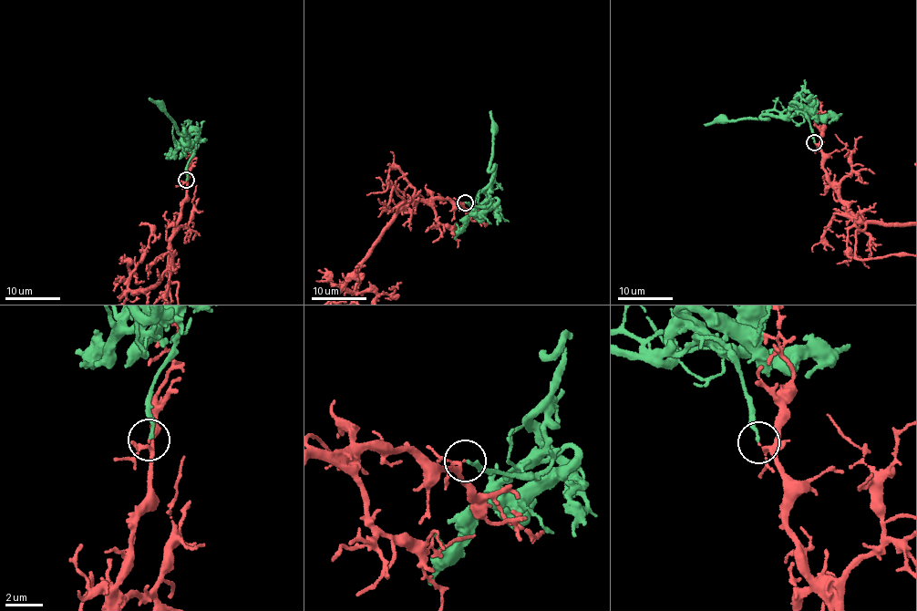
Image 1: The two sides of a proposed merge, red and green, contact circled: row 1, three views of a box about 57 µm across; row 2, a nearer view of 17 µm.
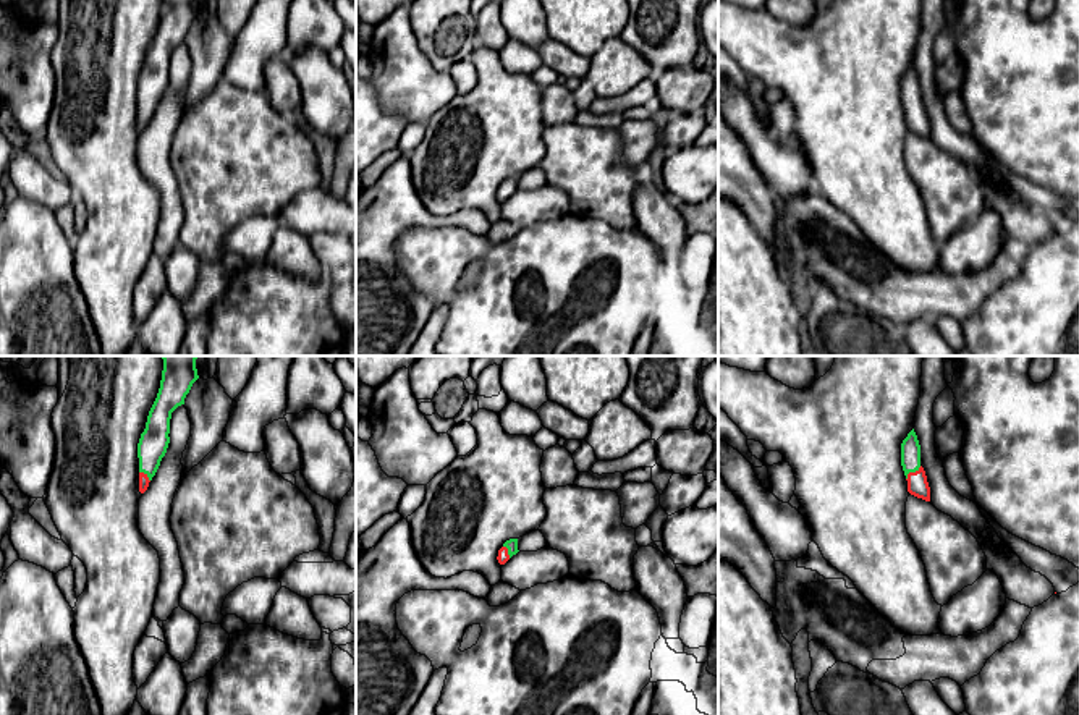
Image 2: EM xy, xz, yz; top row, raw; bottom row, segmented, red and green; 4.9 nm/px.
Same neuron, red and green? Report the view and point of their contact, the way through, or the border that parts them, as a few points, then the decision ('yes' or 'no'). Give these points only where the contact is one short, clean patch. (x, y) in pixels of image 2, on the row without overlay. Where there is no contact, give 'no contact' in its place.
yz (911, 110) | no

